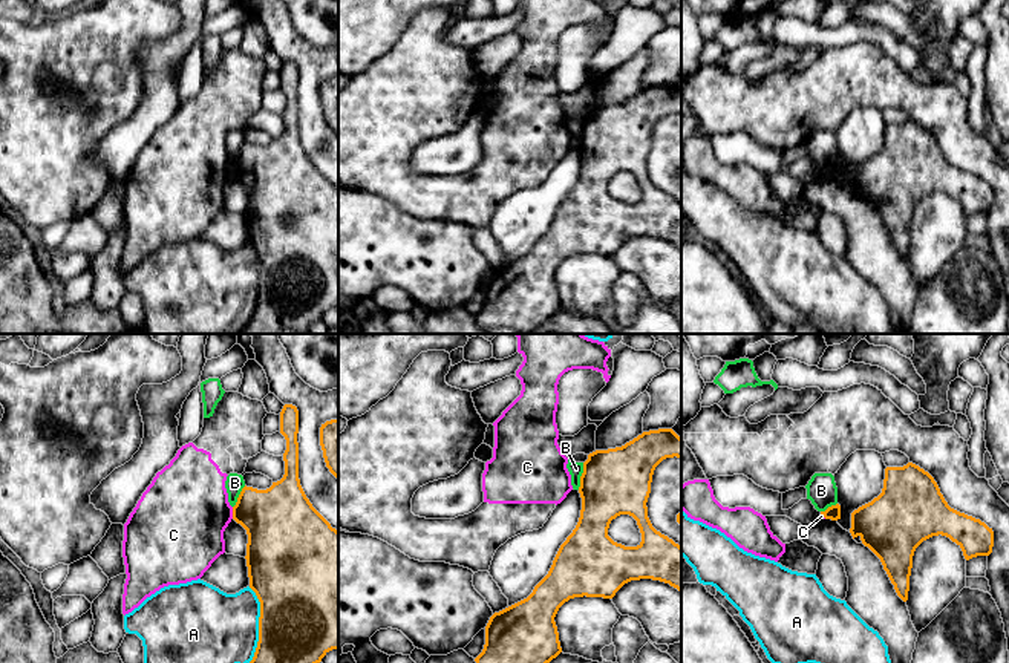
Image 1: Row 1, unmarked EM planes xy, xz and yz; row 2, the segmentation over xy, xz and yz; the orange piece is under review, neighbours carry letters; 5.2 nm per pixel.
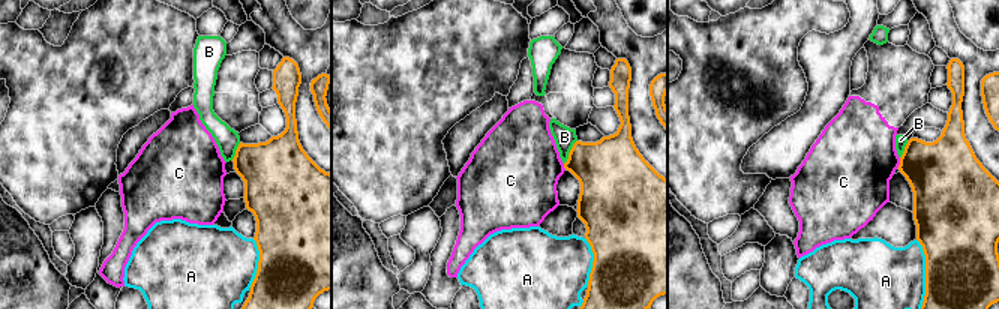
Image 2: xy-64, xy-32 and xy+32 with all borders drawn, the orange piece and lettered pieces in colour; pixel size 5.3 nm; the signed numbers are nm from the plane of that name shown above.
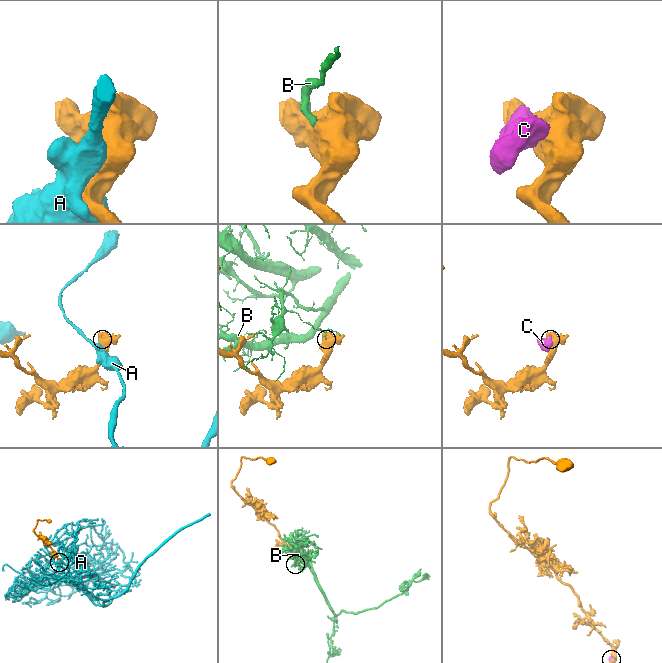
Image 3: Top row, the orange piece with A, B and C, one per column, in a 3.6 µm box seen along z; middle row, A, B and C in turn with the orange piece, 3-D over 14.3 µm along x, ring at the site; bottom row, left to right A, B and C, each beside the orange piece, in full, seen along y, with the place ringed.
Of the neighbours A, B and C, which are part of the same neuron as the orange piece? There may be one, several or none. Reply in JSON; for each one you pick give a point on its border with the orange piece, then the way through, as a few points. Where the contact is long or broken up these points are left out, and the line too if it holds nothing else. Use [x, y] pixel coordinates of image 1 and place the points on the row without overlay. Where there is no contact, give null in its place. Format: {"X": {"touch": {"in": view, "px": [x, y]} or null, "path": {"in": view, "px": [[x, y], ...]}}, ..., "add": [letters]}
{"add": []}

